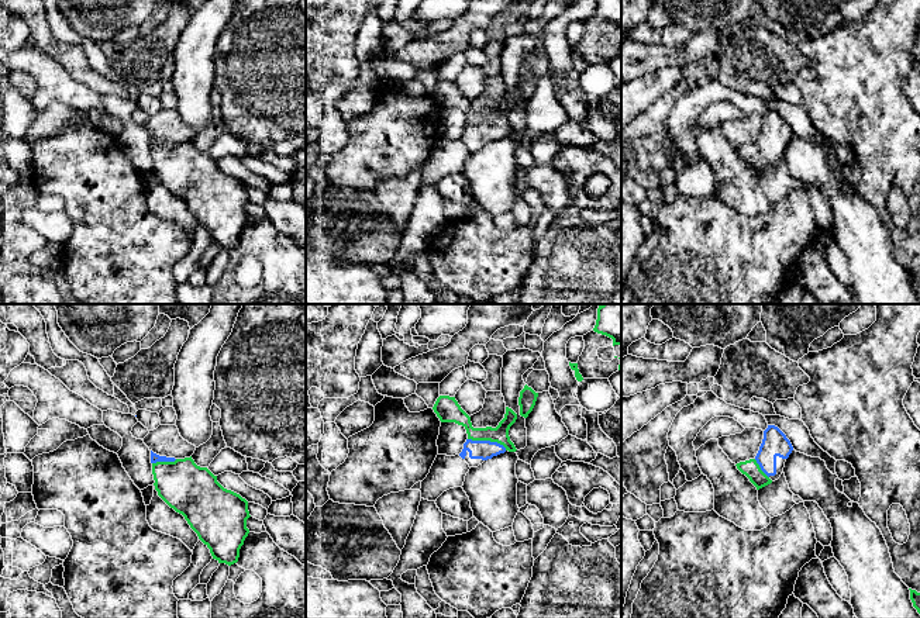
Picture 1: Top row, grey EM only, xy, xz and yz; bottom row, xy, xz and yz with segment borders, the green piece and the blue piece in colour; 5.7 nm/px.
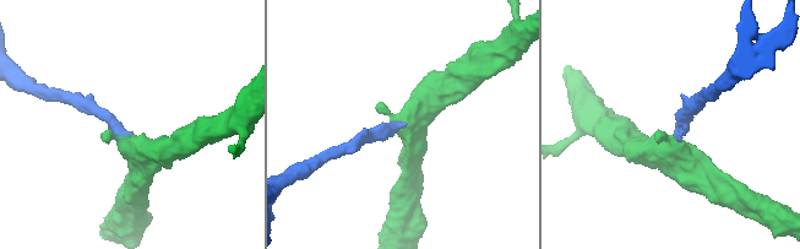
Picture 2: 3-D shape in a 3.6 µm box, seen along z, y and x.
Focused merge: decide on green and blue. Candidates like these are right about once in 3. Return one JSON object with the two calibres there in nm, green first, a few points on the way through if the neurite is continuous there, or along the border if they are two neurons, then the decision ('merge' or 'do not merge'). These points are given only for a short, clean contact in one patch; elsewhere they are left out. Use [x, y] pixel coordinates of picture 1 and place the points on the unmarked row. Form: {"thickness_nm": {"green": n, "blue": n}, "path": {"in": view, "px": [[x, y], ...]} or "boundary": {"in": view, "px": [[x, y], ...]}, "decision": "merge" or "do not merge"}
{"thickness_nm": {"green": 100, "blue": 110}, "path": {"in": "xz", "px": [[454, 97], [481, 124], [488, 124], [478, 134]]}, "decision": "merge"}

